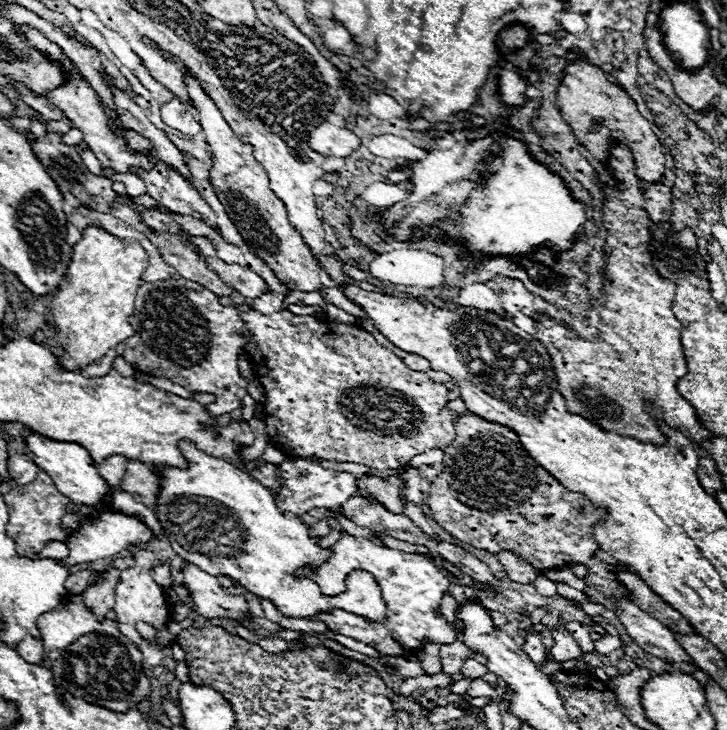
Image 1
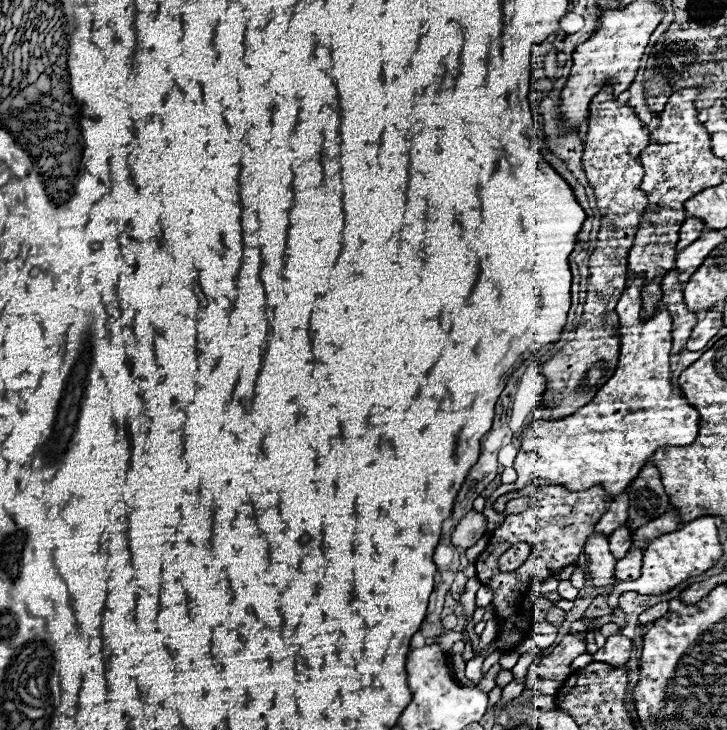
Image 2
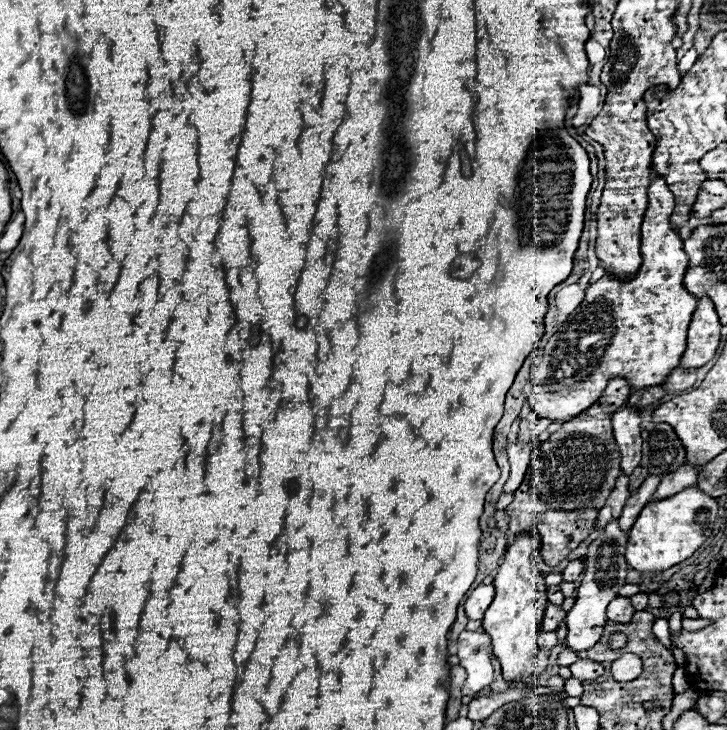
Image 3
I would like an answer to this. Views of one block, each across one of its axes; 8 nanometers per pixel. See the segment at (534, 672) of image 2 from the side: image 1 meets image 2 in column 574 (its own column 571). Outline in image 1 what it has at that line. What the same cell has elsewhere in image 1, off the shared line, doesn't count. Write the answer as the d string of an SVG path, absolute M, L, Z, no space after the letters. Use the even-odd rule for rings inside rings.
M560 624L554 632L554 646L552 646L552 654L558 662L564 662L564 660L570 660L570 658L580 658L582 650L580 646L576 644L576 640L572 638L572 634Z

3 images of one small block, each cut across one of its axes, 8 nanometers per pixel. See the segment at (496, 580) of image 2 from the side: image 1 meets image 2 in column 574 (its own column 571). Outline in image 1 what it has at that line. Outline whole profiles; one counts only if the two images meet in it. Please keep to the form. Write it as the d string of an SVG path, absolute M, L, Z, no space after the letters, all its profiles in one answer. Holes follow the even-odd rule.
M472 412L458 414L456 440L452 440L452 444L444 450L444 472L448 484L460 492L460 496L452 496L450 502L444 502L444 498L440 500L440 490L430 490L428 506L432 510L432 518L450 536L494 554L500 550L514 550L538 572L544 572L548 568L562 568L570 562L586 562L598 550L592 534L592 524L604 520L606 510L594 508L584 494L566 490L552 474L540 468L536 460L532 460L522 448L512 428L482 420Z

